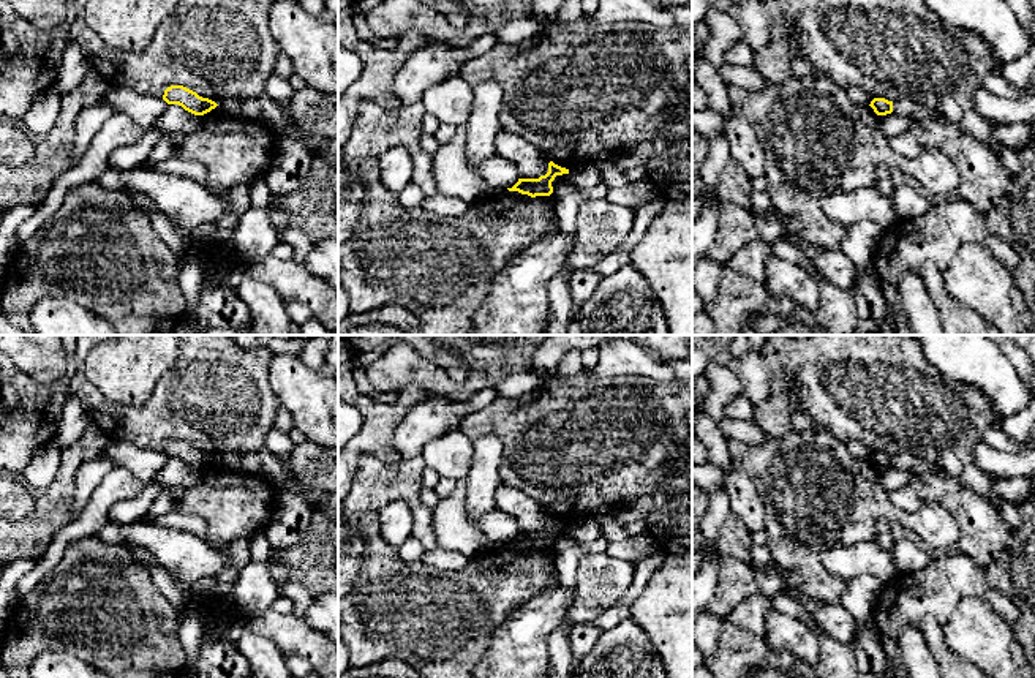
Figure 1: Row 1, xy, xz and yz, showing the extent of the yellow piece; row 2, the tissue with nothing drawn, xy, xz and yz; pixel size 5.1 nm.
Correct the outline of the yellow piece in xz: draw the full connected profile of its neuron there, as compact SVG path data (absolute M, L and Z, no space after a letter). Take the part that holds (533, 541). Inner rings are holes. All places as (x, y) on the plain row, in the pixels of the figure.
M548 517L548 526L540 529L539 533L518 533L518 536L507 542L509 545L518 545L521 548L528 548L531 552L536 550L550 550L553 547L551 536L556 529L569 528L569 523Z

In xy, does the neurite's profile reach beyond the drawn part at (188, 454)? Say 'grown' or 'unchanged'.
unchanged

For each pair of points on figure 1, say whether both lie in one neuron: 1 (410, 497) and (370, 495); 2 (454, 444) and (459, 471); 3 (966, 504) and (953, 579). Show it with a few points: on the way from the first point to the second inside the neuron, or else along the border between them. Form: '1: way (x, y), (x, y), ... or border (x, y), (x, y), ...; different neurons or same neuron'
1: way (400, 493), (380, 493); same neuron
2: way (454, 451), (455, 465); same neuron
3: border (958, 550), (975, 561); different neurons

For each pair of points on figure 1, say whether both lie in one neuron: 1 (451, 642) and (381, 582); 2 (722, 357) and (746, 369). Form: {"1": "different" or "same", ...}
{"1": "same", "2": "different"}

